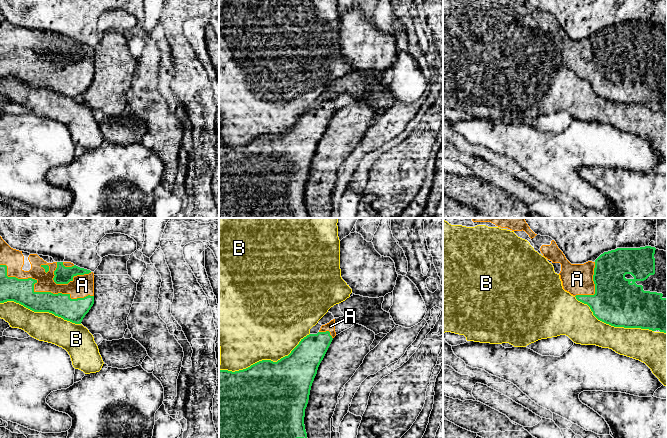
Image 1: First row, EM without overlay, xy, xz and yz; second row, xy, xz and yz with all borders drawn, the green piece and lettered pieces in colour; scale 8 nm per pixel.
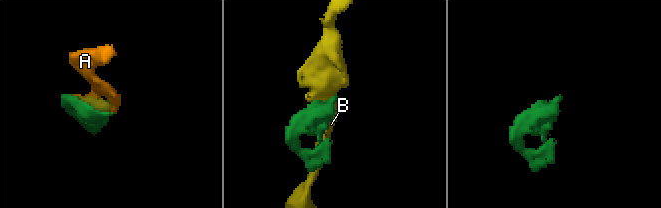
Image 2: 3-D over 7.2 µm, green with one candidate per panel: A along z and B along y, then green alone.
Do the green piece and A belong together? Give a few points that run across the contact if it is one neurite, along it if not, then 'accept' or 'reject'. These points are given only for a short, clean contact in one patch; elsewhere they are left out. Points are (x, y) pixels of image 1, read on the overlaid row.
accept

